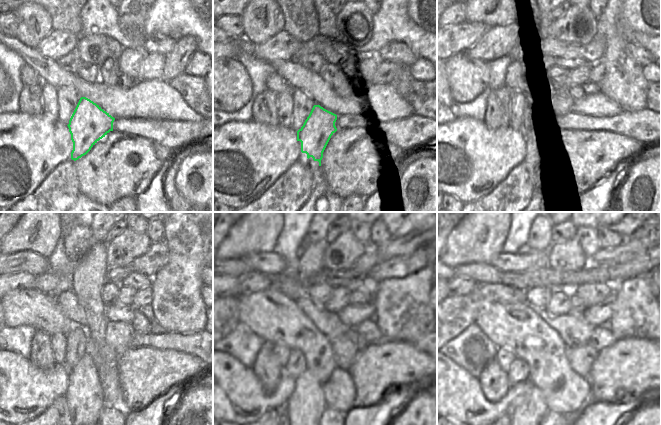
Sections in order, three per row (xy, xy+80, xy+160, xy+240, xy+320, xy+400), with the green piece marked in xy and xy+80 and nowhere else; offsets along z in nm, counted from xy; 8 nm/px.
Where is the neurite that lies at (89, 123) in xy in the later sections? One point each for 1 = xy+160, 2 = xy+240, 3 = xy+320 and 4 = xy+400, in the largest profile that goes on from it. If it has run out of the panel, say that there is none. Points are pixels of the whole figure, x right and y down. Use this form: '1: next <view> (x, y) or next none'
1: next xy+160 (530, 138)
2: next xy+240 (84, 396)
3: next xy+320 (305, 406)
4: next xy+400 (528, 415)

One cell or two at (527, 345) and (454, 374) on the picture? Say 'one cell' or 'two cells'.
two cells

